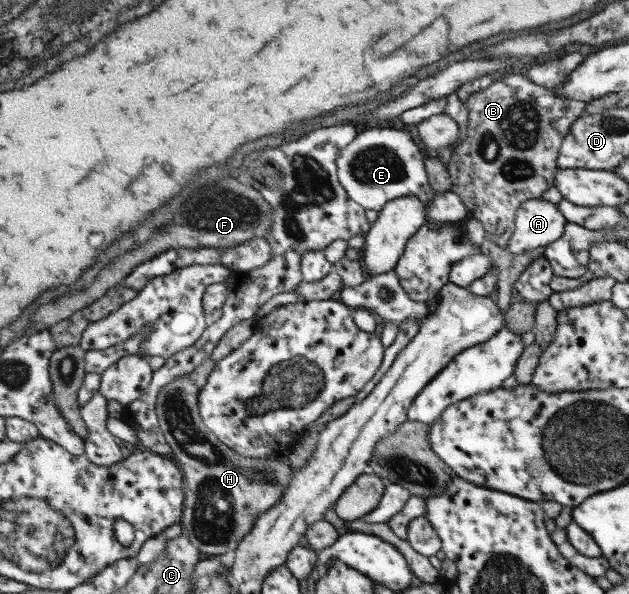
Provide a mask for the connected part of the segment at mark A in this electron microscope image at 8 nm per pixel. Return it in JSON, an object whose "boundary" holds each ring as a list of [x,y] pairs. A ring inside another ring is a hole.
{"boundary":[[[526,199],[517,211],[514,231],[506,243],[510,255],[522,255],[557,242],[566,221],[556,203],[544,199]]]}

